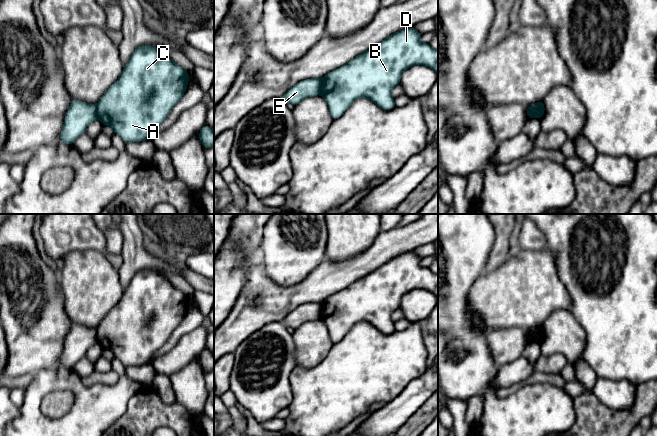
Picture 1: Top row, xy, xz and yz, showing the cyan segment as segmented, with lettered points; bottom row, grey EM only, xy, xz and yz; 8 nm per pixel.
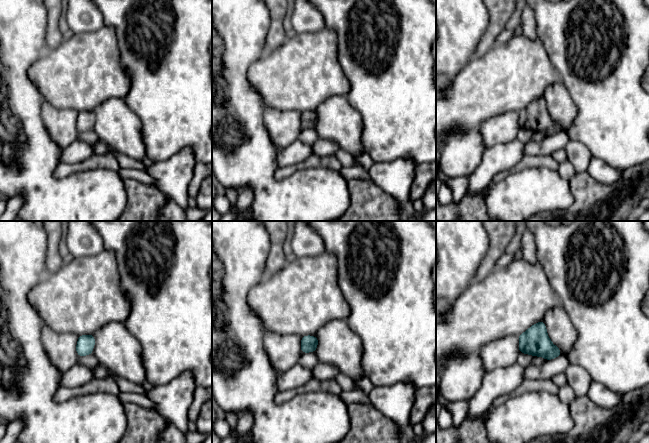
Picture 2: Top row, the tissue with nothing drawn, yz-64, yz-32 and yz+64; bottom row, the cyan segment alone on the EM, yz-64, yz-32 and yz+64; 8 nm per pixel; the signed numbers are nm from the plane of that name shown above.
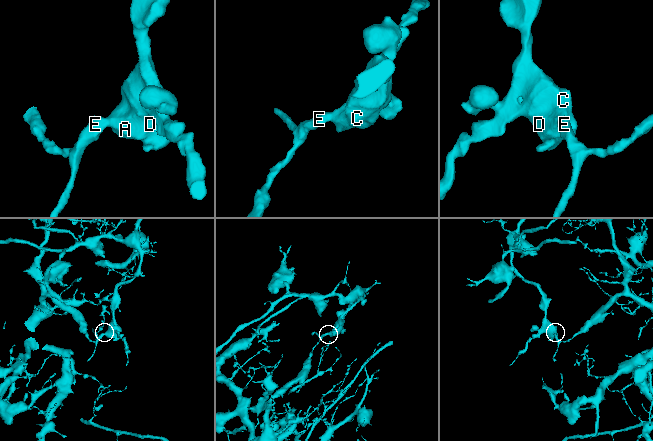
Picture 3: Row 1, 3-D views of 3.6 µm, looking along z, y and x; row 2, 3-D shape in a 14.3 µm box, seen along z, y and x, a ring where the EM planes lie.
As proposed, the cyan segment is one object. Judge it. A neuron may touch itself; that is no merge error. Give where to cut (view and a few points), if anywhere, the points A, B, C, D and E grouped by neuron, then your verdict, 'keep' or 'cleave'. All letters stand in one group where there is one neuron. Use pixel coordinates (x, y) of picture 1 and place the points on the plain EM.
cut yz (528, 331), (531, 329), (533, 336), (540, 341); groups A B C D / E; cleave

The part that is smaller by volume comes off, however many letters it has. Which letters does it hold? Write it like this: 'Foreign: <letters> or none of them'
Foreign: A, B, C, D

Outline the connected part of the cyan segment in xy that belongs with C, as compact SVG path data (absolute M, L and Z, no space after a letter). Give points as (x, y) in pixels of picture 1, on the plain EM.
M151 269L137 271L120 301L96 328L98 343L118 358L125 367L152 364L153 355L165 345L172 332L180 325L188 309L190 298L160 273Z

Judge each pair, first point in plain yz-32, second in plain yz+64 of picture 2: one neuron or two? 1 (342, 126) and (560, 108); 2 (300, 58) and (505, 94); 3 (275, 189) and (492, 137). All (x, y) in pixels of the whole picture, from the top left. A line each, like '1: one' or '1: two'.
1: one
2: one
3: two

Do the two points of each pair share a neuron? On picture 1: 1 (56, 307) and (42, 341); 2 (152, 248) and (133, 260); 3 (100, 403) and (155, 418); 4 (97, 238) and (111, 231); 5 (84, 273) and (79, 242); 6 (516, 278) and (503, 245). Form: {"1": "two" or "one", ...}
{"1": "one", "2": "two", "3": "two", "4": "two", "5": "two", "6": "two"}

